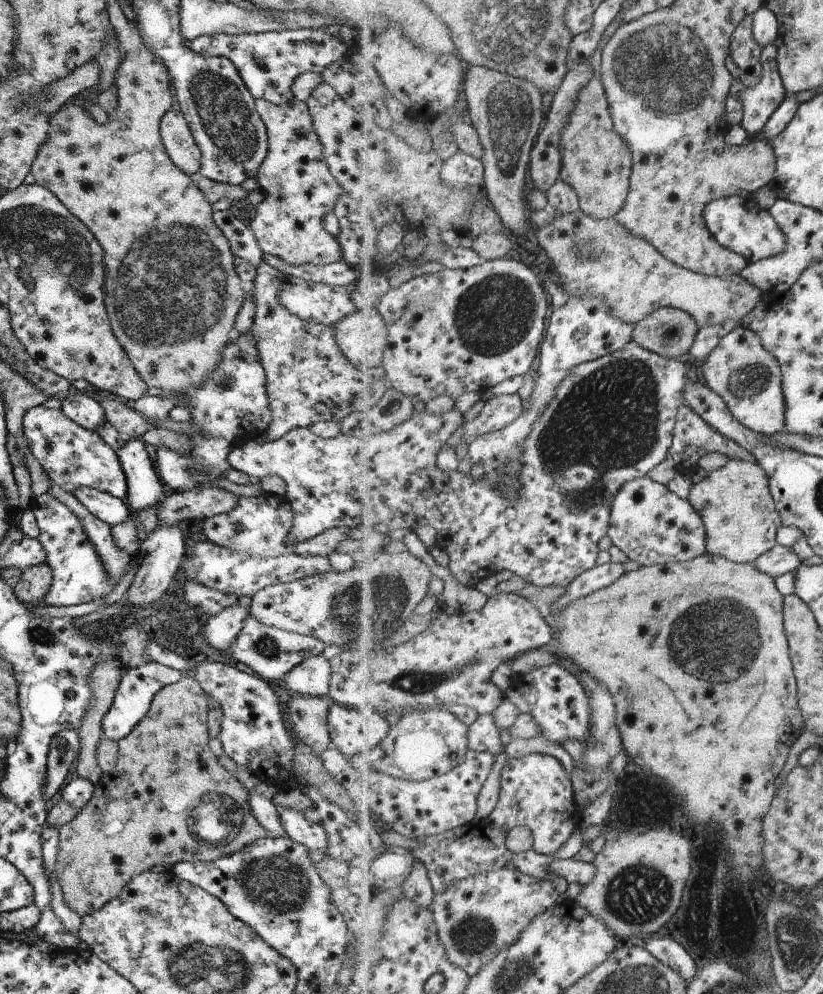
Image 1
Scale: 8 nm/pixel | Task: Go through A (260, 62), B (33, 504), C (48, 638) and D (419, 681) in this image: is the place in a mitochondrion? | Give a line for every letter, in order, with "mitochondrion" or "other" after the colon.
A: mitochondrion
B: other
C: mitochondrion
D: mitochondrion

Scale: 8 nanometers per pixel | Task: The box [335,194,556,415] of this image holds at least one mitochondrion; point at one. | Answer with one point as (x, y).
(493, 315)

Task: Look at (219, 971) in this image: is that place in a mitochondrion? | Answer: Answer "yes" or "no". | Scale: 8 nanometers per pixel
yes

